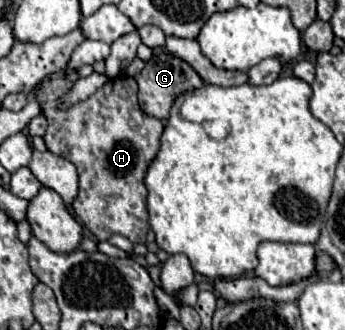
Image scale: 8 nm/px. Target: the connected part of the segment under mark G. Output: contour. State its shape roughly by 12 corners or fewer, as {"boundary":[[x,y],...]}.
{"boundary":[[157,52],[135,76],[139,106],[167,120],[181,92],[203,86],[183,60]]}

